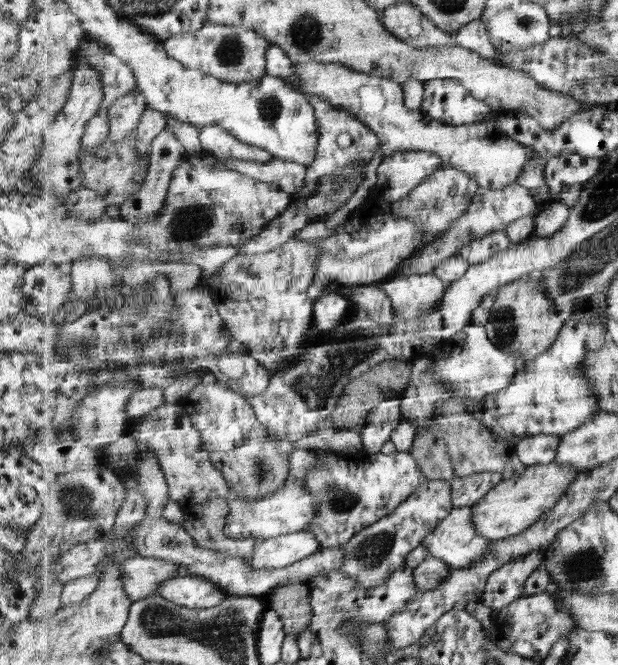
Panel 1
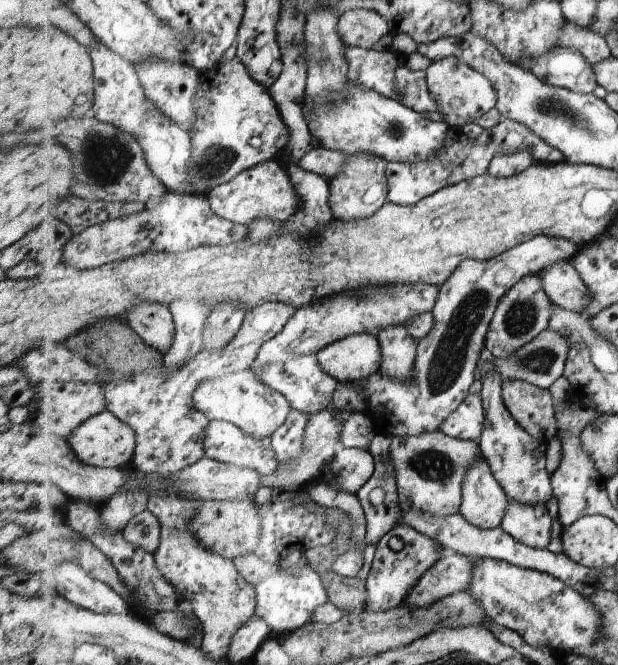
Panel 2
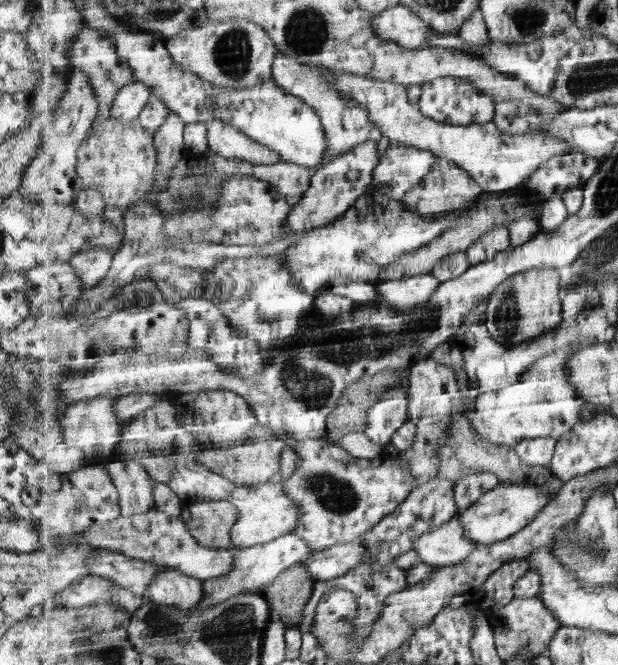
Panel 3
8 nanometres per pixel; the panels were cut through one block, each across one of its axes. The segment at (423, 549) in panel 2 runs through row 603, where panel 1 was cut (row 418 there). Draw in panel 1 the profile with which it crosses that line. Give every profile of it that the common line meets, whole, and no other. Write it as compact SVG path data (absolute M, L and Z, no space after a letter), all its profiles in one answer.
M403 393L392 399L386 398L366 417L367 428L363 430L363 443L371 455L380 453L381 448L391 440L394 430L404 422L401 421Z

